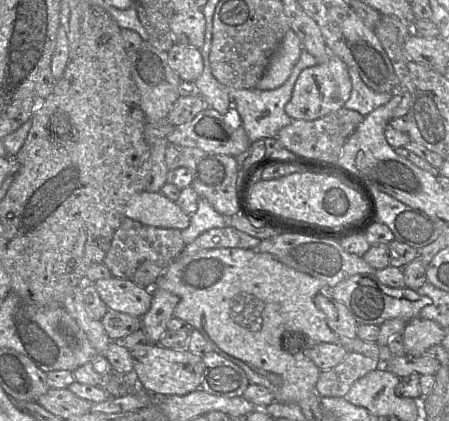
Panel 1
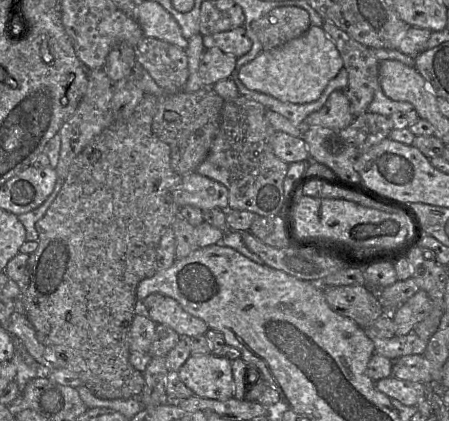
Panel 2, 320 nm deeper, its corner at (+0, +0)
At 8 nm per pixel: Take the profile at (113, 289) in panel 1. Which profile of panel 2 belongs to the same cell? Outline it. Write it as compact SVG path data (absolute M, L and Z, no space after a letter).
M168 296L143 313L156 324L170 327L181 337L205 335L210 329L203 320L186 312L176 300Z

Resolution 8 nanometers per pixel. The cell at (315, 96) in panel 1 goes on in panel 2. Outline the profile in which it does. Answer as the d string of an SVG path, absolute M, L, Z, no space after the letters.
M333 91L324 106L304 120L304 127L343 129L348 127L354 116L343 91Z

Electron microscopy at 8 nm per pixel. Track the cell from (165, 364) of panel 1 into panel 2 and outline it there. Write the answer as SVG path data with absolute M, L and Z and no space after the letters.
M213 354L191 355L177 373L194 395L225 401L233 398L235 391L231 363Z

